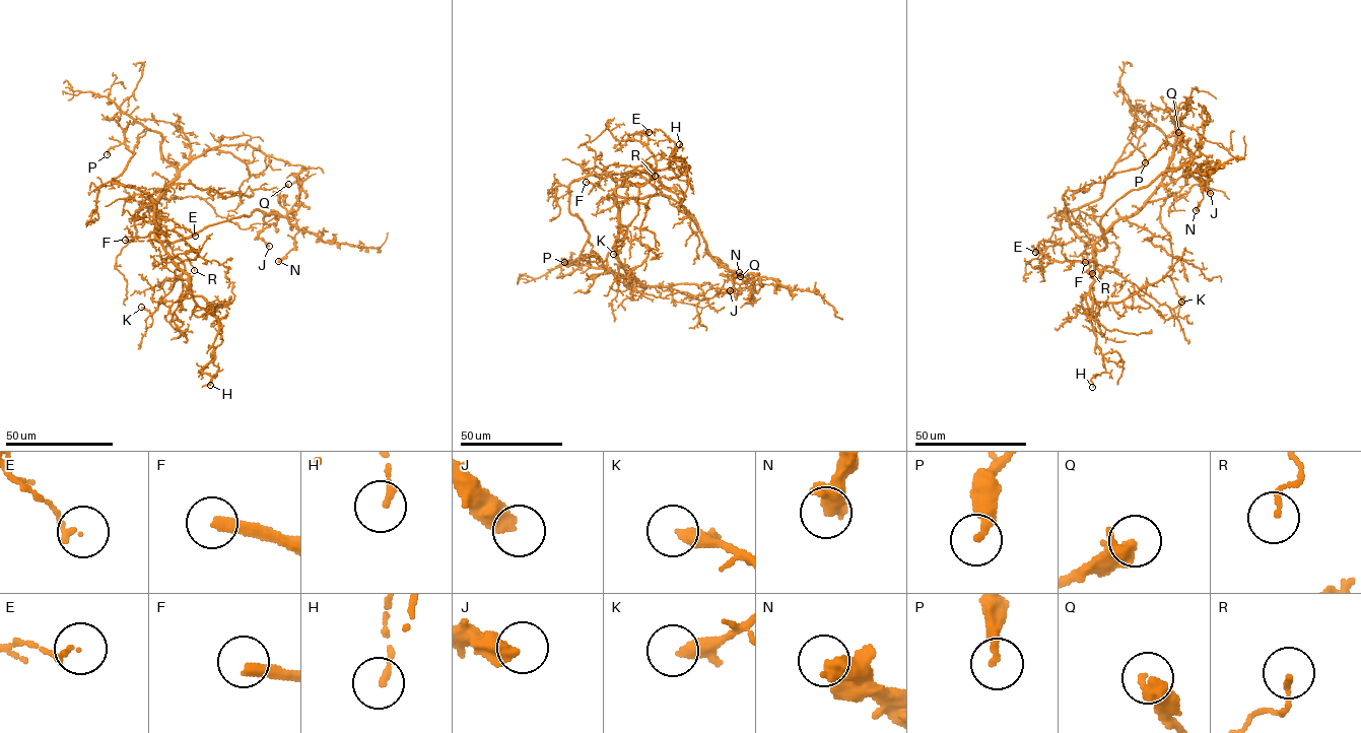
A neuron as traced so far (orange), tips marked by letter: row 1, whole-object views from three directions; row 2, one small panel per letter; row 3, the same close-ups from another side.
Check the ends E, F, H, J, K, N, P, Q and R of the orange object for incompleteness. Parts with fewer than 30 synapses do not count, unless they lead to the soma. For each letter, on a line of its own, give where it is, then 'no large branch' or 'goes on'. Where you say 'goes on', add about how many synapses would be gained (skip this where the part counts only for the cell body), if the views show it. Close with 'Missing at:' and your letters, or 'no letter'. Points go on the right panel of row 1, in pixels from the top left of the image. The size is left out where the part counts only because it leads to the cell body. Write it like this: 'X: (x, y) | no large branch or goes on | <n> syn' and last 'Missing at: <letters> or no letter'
E: (1035, 252) | no large branch
F: (1085, 262) | goes on
H: (1092, 387) | no large branch
J: (1210, 193) | no large branch
K: (1181, 302) | no large branch
N: (1196, 210) | no large branch
P: (1145, 162) | no large branch
Q: (1178, 132) | no large branch
R: (1092, 273) | no large branch
Missing at: F

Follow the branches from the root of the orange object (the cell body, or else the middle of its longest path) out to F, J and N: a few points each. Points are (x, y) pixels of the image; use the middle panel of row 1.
F: (625, 198), (586, 182)
J: (625, 198), (660, 194), (684, 206), (711, 257), (734, 275), (734, 288), (726, 292), (717, 290), (730, 290)
N: (625, 198), (660, 194), (679, 203), (696, 222), (712, 258), (743, 276), (751, 273), (753, 280), (739, 272)

